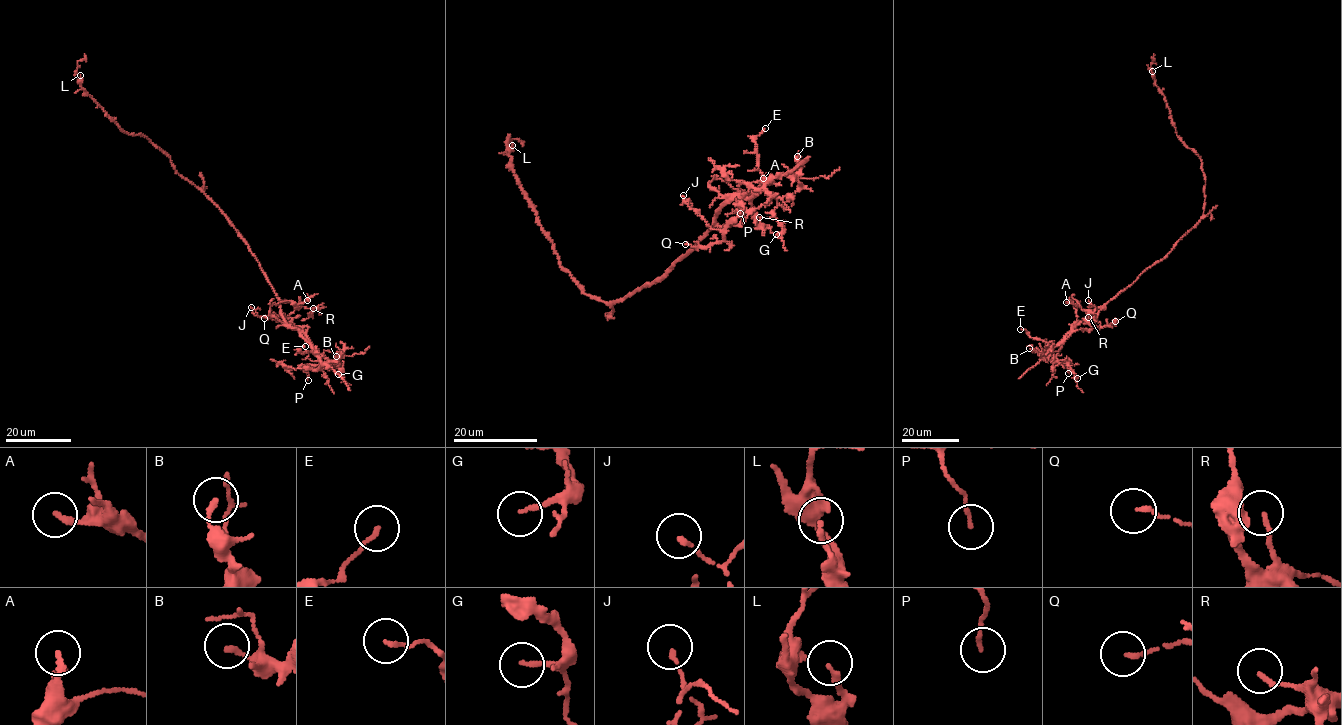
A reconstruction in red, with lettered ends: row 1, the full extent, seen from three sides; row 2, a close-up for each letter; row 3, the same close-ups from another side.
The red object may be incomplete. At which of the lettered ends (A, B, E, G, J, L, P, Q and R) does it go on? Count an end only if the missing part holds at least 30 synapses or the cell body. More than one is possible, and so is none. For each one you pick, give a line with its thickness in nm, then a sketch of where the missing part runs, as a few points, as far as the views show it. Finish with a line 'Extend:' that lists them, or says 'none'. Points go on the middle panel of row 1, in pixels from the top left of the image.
Extend: none

